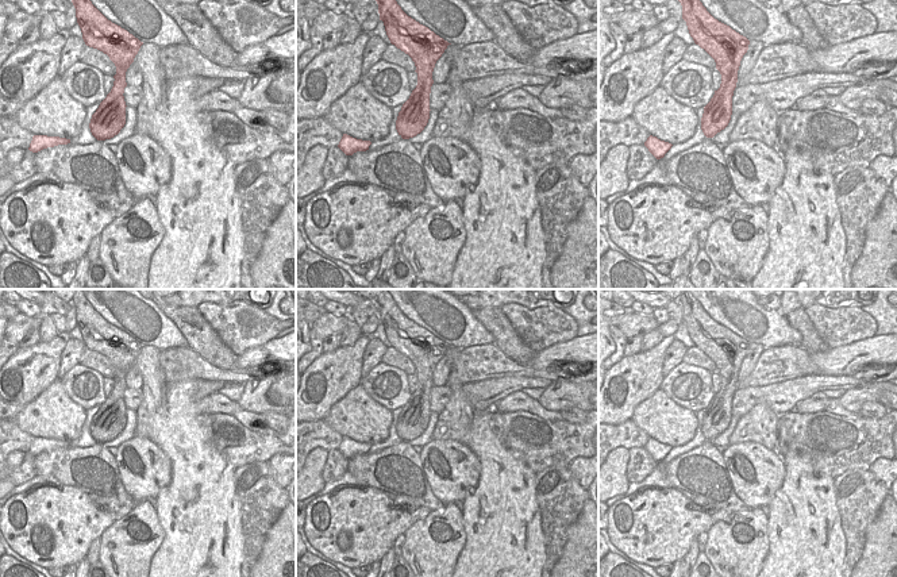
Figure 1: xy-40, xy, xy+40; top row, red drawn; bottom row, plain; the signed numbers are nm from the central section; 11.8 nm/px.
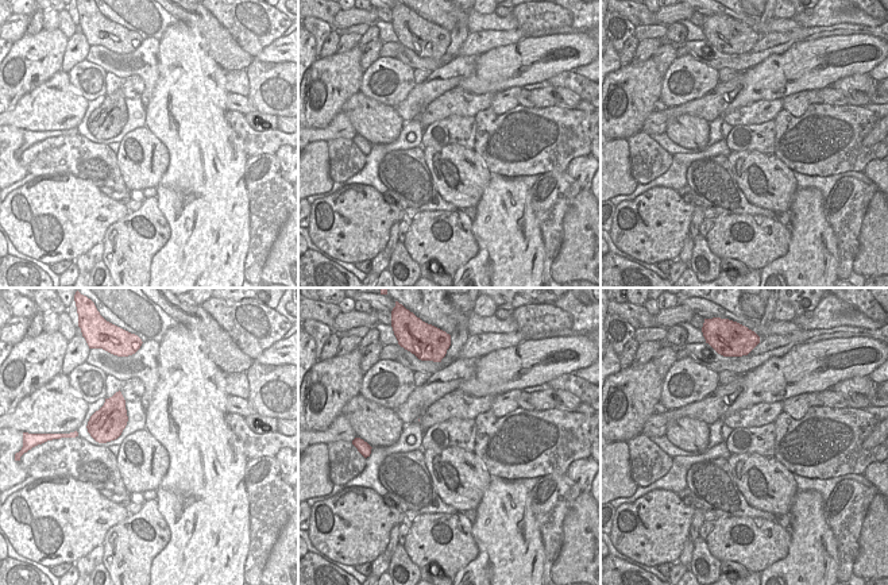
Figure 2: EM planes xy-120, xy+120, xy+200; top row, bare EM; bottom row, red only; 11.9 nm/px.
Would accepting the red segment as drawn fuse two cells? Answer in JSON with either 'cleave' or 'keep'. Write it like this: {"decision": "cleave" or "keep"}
{"decision": "cleave"}

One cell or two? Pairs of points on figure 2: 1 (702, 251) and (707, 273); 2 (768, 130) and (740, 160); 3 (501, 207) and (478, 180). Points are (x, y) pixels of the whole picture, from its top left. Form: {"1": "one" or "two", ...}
{"1": "one", "2": "two", "3": "two"}

